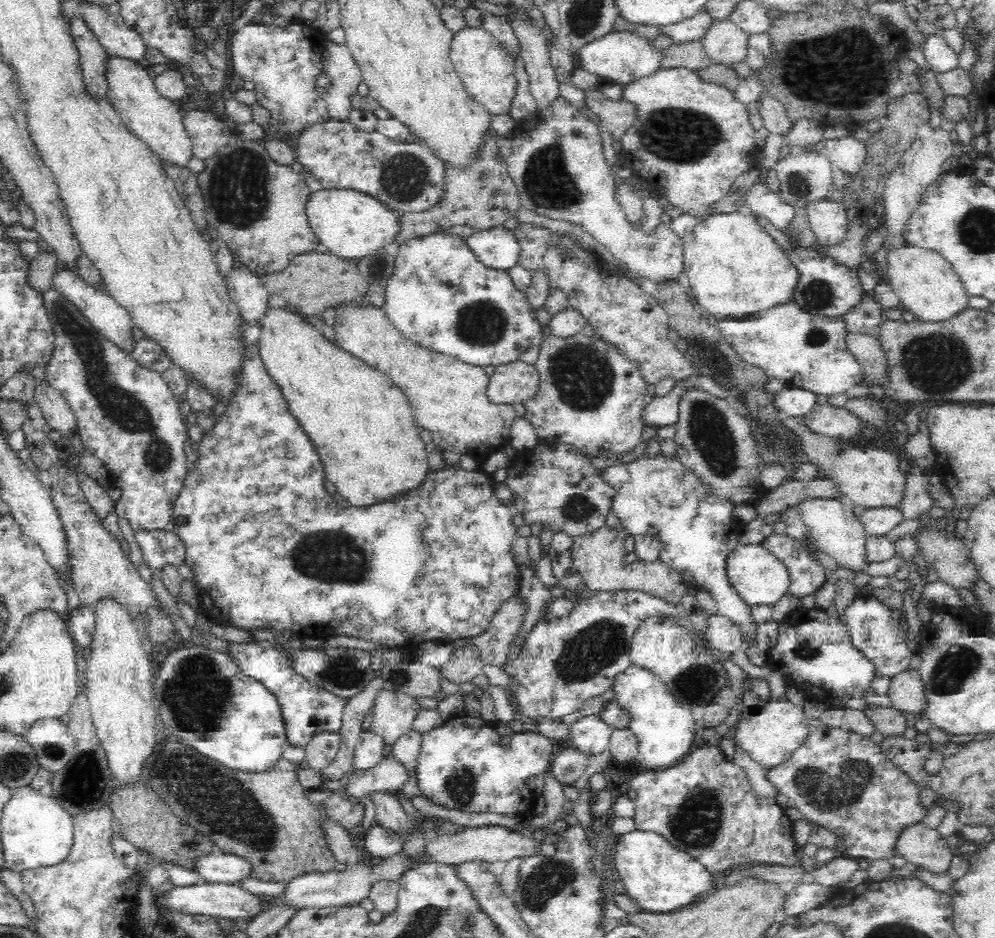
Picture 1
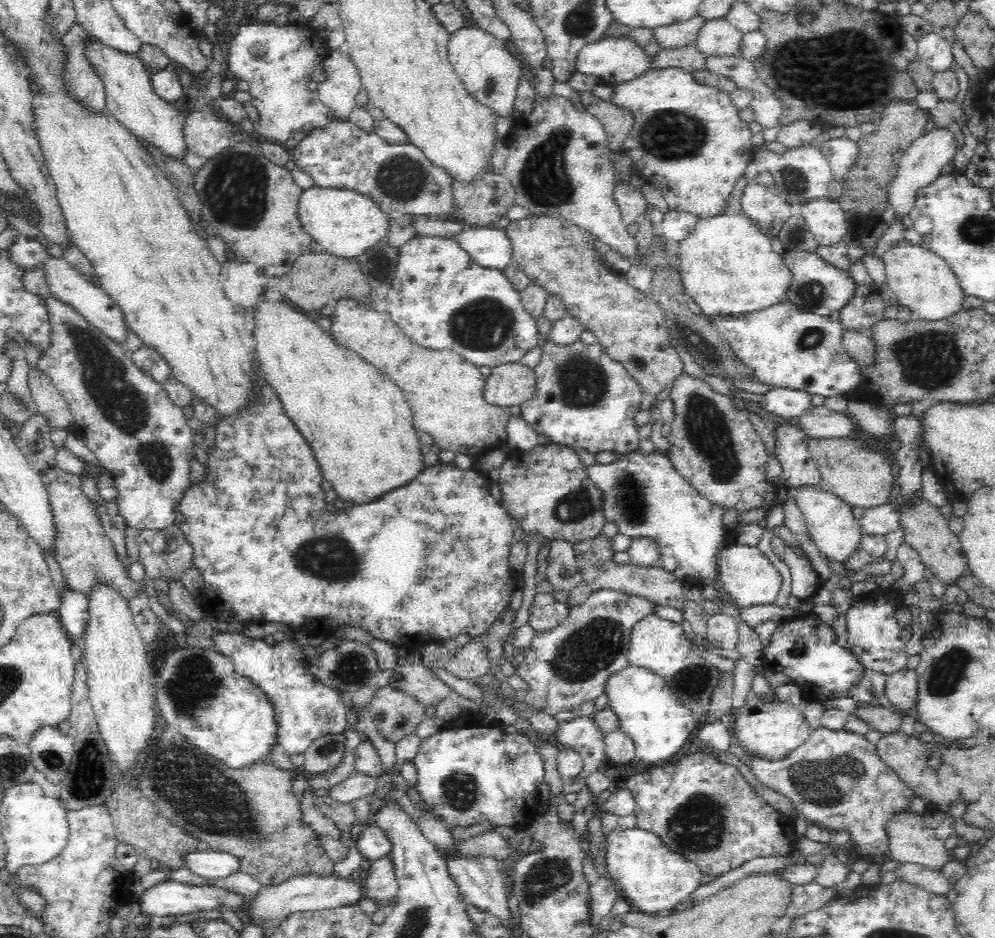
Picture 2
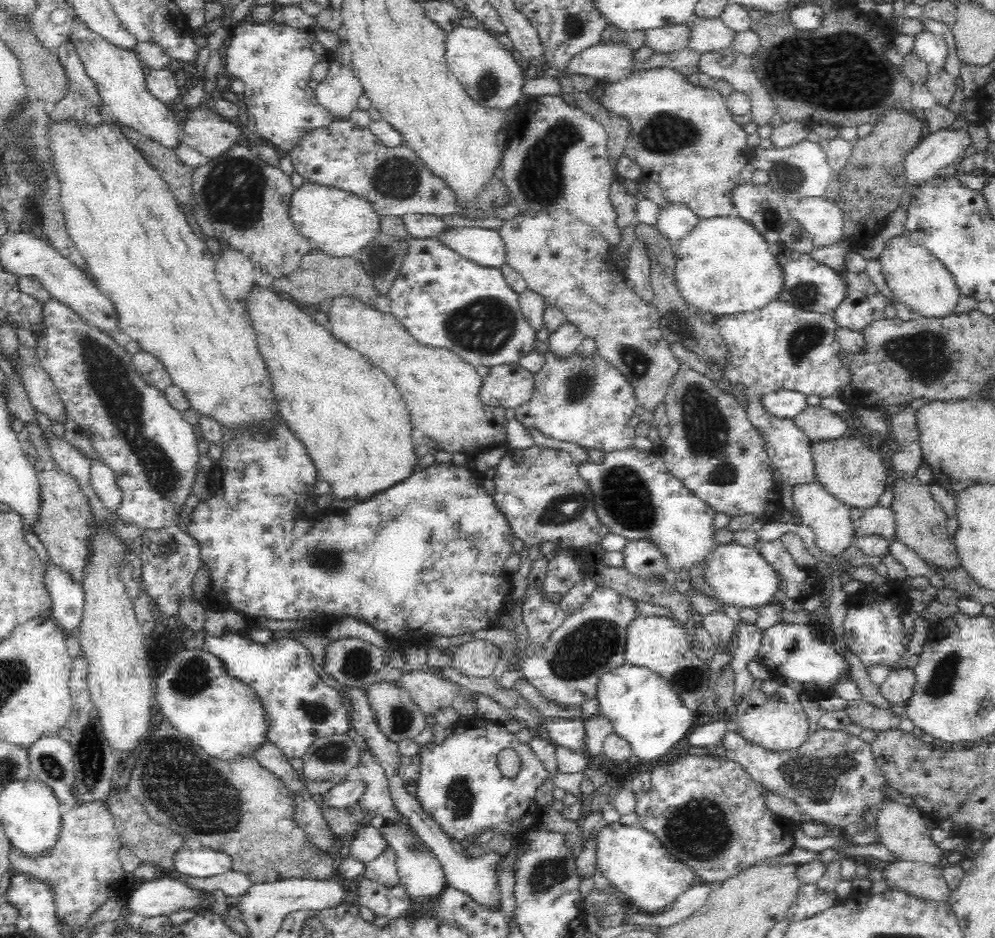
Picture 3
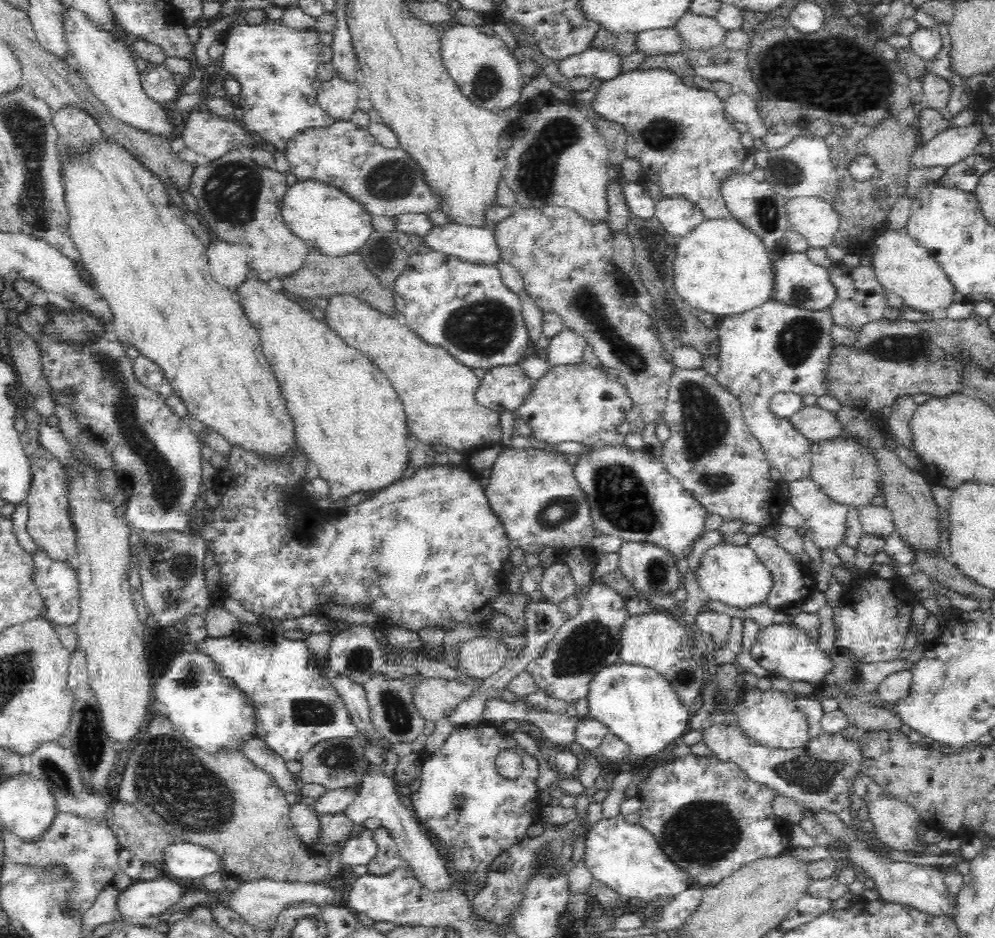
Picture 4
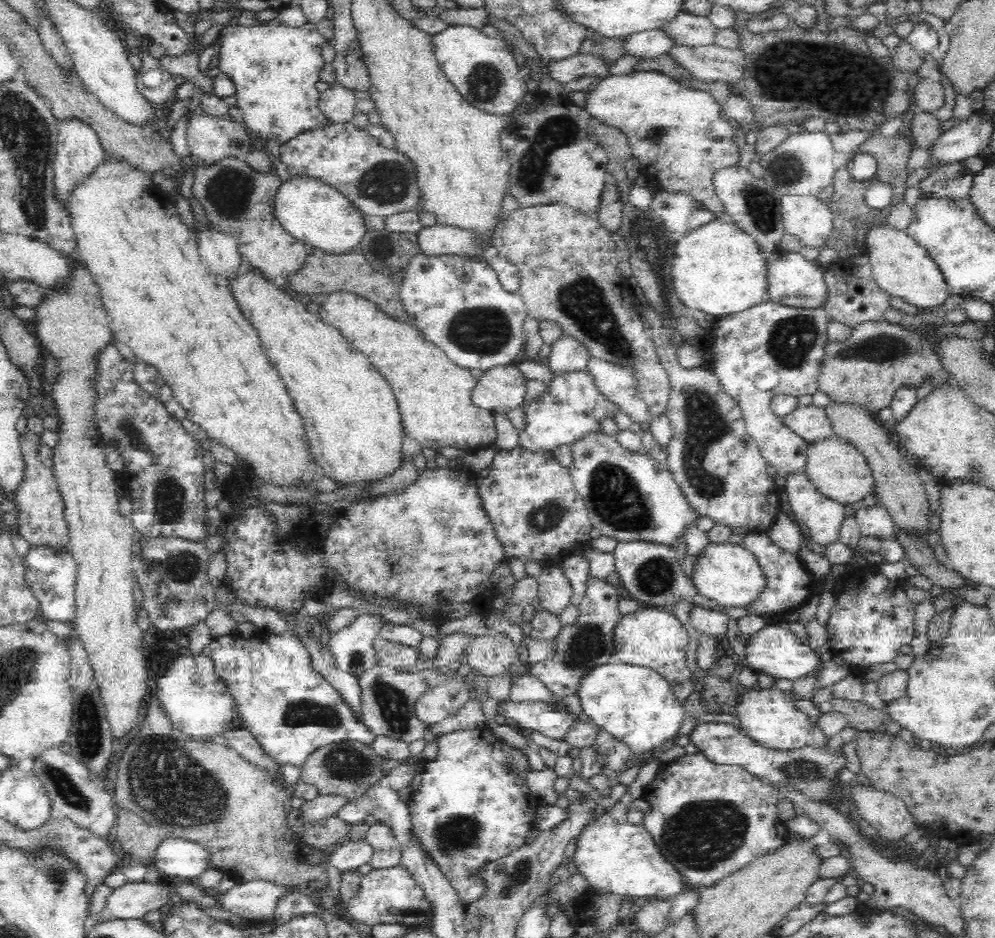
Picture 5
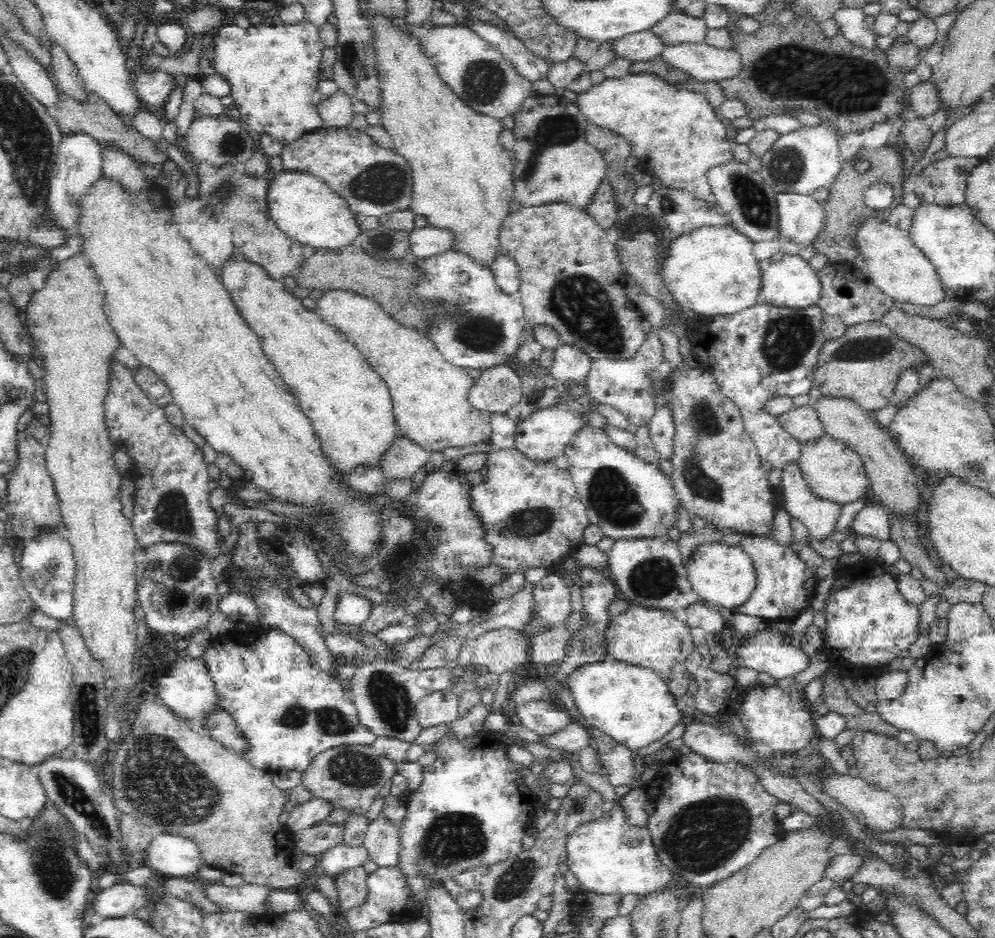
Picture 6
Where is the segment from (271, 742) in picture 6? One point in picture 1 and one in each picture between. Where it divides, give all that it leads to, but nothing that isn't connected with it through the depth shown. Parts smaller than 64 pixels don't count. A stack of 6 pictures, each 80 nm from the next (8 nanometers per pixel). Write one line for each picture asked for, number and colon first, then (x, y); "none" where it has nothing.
1: (307, 709)
2: (305, 709)
3: (300, 707)
4: (295, 707)
5: (291, 709)

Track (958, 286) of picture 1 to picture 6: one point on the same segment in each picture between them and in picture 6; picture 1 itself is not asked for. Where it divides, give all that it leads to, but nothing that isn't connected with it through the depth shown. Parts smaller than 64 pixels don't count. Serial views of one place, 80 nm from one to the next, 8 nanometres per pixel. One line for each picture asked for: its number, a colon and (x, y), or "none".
2: (922, 281)
3: (917, 278)
4: (902, 266)
5: (900, 266)
6: (897, 266)

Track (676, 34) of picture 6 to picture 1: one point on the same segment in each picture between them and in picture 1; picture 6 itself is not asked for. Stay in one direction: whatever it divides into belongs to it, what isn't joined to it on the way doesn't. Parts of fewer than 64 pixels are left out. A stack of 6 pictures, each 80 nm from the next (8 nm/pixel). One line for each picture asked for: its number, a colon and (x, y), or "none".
1: (725, 43)
2: (718, 37)
3: (708, 35)
4: (699, 32)
5: (686, 29)

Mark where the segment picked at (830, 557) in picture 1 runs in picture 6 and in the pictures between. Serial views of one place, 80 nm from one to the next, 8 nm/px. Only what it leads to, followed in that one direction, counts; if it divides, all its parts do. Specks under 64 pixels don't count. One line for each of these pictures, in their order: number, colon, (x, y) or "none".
2: (837, 534)
3: (829, 518)
4: (826, 518)
5: (823, 516)
6: (819, 515)

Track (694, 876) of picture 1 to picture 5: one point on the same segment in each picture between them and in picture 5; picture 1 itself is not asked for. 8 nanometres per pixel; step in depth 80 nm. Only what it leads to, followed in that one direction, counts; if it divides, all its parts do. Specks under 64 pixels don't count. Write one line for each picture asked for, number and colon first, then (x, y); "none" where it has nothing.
2: (653, 879)
3: (649, 879)
4: (626, 858)
5: (615, 856)

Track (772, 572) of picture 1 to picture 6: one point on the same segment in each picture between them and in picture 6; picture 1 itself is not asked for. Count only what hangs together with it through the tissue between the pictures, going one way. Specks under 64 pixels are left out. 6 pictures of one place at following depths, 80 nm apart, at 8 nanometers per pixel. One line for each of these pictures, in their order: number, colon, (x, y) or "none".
2: (749, 577)
3: (738, 575)
4: (734, 575)
5: (729, 574)
6: (723, 575)

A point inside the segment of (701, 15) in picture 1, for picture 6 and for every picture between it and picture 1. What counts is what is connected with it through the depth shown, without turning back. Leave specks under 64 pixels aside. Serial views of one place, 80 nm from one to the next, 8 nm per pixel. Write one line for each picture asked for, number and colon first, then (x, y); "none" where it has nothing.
2: (675, 35)
3: (668, 38)
4: (664, 40)
5: (648, 44)
6: (640, 46)

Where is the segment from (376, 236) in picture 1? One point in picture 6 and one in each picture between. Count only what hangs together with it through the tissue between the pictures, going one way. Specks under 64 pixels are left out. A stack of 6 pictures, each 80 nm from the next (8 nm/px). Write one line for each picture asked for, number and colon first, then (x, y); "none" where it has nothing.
2: (344, 223)
3: (340, 223)
4: (329, 220)
5: (314, 213)
6: (309, 211)

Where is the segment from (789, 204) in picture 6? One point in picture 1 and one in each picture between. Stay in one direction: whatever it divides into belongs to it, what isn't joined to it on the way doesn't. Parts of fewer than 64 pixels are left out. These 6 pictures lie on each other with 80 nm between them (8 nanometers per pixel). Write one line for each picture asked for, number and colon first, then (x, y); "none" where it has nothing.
1: (828, 220)
2: (826, 219)
3: (821, 219)
4: (817, 219)
5: (806, 217)

